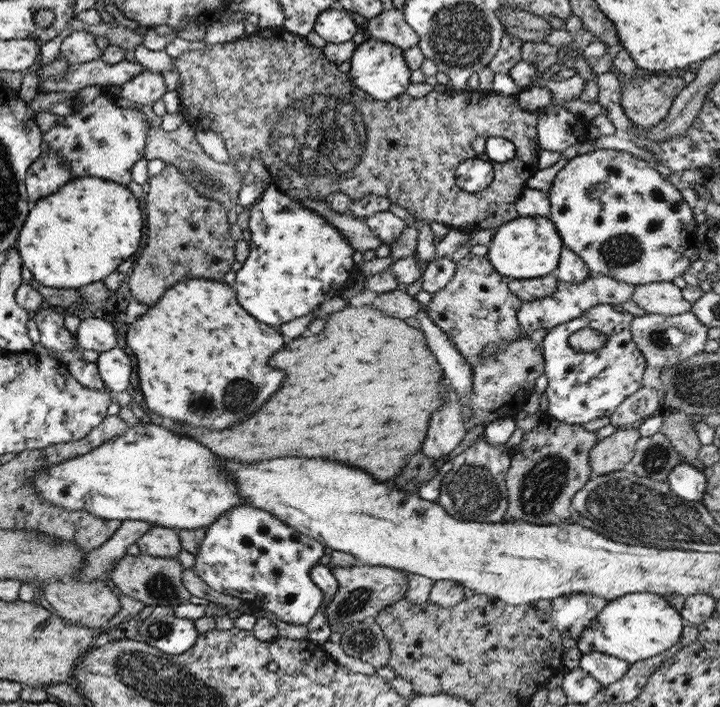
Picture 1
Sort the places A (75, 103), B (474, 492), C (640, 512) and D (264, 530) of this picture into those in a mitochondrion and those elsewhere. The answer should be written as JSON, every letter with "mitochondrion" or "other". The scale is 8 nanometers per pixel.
{"A":"other","B":"mitochondrion","C":"mitochondrion","D":"other"}

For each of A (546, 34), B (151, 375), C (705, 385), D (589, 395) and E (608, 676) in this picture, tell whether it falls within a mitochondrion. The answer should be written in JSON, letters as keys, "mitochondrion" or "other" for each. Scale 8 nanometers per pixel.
{"A":"other","B":"other","C":"mitochondrion","D":"other","E":"other"}

